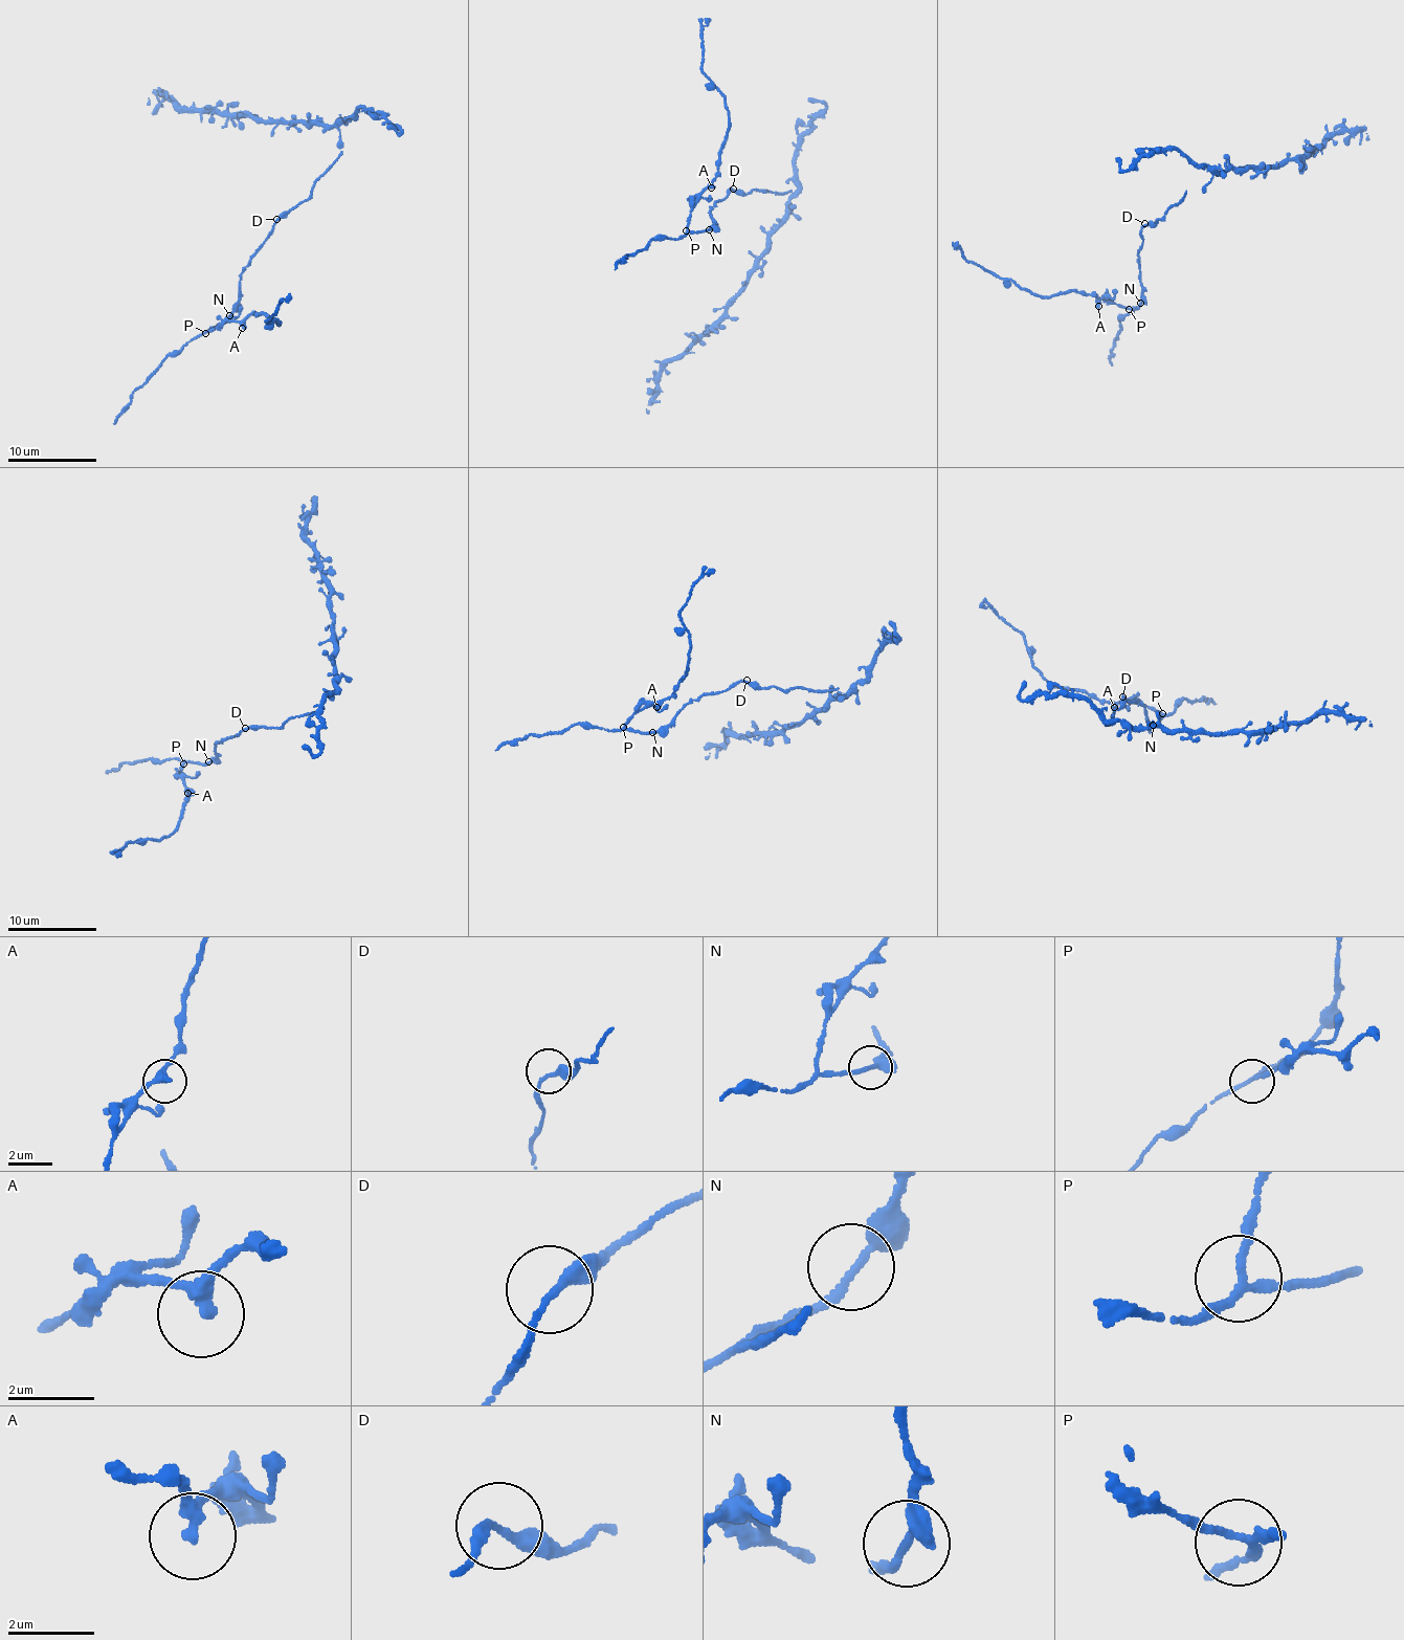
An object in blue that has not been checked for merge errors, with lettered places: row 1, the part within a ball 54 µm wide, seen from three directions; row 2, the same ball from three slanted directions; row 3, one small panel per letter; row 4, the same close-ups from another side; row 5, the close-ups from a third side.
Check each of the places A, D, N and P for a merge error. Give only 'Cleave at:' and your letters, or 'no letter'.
Cleave at: no letter

